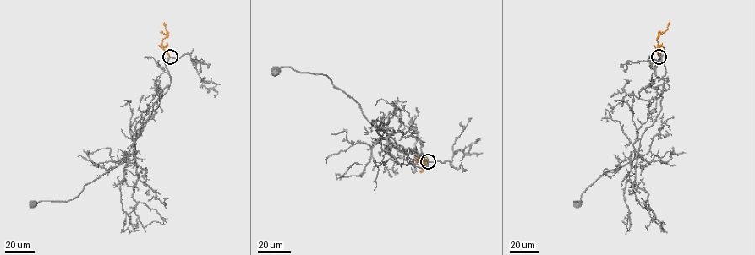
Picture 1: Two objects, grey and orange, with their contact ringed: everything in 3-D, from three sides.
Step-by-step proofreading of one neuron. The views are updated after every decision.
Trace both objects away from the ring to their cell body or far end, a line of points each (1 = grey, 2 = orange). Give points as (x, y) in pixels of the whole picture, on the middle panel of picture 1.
1: (428, 161), (422, 159), (428, 158), (428, 166), (408, 163), (325, 75), (289, 67), (275, 70)
2: (428, 161), (418, 160), (425, 161), (421, 172)

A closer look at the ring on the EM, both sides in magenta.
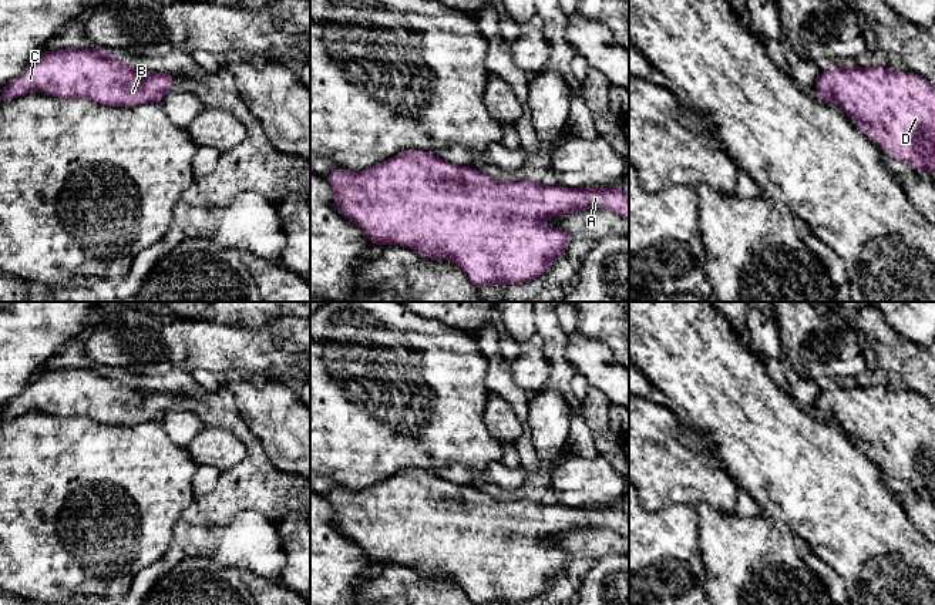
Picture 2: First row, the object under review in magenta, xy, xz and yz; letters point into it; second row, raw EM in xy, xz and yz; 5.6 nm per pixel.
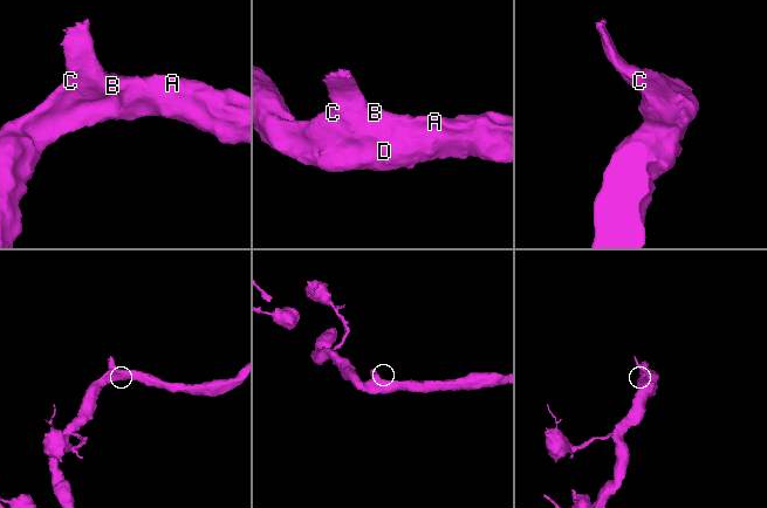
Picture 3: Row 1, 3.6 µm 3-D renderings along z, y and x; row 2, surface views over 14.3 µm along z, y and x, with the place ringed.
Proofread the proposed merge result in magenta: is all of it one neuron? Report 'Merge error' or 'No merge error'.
No merge error

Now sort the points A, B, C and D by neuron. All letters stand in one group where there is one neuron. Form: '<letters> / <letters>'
A B C D

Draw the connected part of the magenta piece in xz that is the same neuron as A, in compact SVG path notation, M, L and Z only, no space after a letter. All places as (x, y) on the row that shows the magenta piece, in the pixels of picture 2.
M406 149L361 172L334 168L326 175L333 186L334 206L340 215L359 226L371 245L401 245L430 259L450 259L482 290L491 285L509 286L544 275L558 255L565 255L571 235L545 229L541 223L552 216L585 209L605 208L629 219L629 195L620 186L565 188L544 186L537 179L498 182L472 167L458 167L417 149Z

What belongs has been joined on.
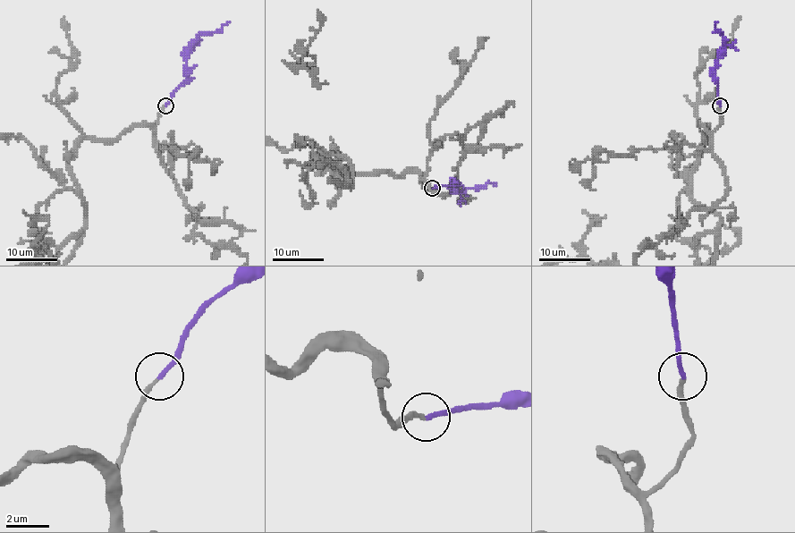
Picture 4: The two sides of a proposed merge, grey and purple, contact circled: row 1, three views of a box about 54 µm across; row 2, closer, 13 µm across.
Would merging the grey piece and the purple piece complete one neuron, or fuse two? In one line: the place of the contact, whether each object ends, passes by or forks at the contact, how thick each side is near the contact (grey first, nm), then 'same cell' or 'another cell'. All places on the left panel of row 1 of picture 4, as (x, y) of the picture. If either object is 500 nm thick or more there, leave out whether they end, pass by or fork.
at (165, 105); grey ends there; purple ends there; 170 nm thick on the grey side, 190 nm on the other; same cell

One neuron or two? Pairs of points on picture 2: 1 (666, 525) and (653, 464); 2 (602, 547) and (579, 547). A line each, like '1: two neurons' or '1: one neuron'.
1: two neurons
2: one neuron

